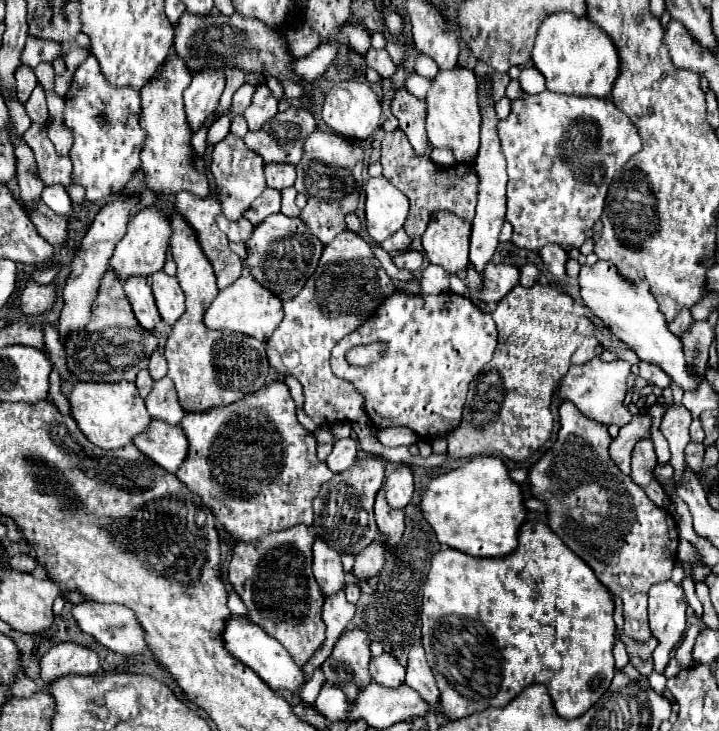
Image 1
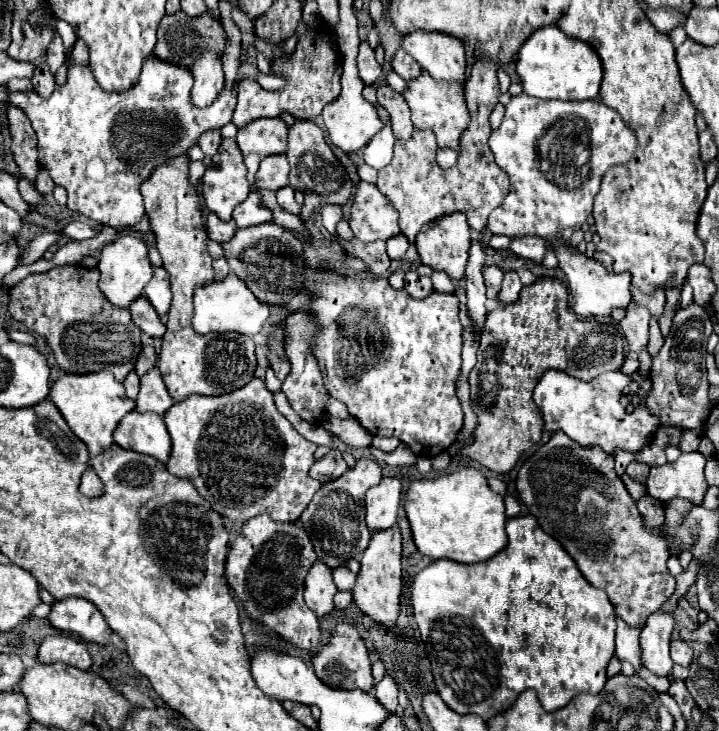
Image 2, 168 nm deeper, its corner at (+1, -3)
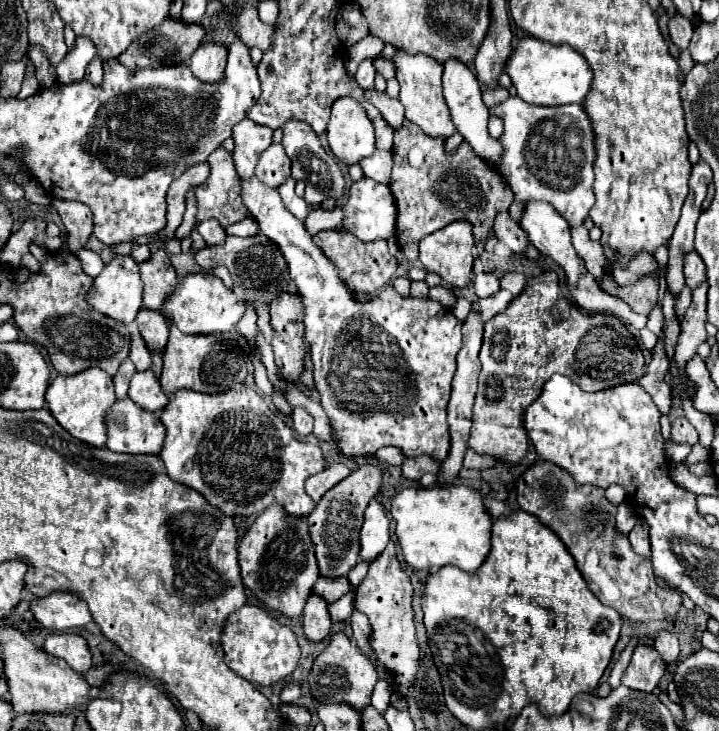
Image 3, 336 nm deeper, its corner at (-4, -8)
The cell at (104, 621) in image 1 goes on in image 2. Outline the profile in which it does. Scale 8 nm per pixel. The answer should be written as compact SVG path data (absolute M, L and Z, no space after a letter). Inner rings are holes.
M84 598L54 602L48 620L54 628L78 640L108 644L108 638L112 636L112 628L108 628L104 614Z

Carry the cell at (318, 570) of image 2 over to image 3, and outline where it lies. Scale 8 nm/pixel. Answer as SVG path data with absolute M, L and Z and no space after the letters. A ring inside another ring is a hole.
M309 595L305 609L303 609L303 635L305 639L313 641L313 643L321 643L329 631L331 631L331 619L329 619L329 611L327 611L327 603L317 597L317 595Z

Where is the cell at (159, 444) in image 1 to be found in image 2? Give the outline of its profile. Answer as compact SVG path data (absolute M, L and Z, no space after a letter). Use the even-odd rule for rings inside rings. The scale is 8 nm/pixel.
M130 412L120 420L114 442L122 448L148 454L160 462L168 462L172 440L168 436L168 428L164 424L164 418L160 414L142 414L142 412Z

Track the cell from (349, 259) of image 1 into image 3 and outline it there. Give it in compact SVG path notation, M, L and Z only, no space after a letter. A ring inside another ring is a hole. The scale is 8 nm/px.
M295 407L291 419L293 419L293 429L295 429L295 433L299 437L305 437L305 435L309 435L313 431L313 417L305 409Z

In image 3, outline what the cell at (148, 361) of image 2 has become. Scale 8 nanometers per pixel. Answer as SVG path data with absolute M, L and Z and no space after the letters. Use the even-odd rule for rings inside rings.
M135 331L131 335L131 353L129 353L129 359L135 363L137 371L145 371L151 367L151 351L147 349L143 337Z

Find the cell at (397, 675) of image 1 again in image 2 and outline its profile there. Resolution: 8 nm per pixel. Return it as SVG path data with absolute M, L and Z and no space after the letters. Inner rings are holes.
M384 674L384 678L374 686L374 696L390 712L396 712L396 708L398 708L398 684L394 682L394 678L390 674Z

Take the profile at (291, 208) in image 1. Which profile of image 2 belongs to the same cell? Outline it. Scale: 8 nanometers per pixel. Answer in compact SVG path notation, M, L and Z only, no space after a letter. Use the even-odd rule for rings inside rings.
M284 186L282 190L276 192L276 196L278 196L278 204L280 204L284 210L288 210L290 214L300 214L302 206L296 204L296 200L294 200L294 188L292 188L292 186Z

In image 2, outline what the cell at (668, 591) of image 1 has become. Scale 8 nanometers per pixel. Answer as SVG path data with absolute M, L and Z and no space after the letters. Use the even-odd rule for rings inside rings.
M656 610L652 616L648 616L648 622L640 632L642 662L656 676L668 676L672 672L670 642L674 626L676 626L674 610L670 612Z

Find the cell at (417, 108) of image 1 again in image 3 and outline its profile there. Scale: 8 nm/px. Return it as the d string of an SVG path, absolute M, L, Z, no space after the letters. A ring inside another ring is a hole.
M365 89L365 99L375 105L381 113L381 117L393 127L399 129L403 119L405 119L405 109L399 103L399 99L391 99L387 93L379 93L375 89Z

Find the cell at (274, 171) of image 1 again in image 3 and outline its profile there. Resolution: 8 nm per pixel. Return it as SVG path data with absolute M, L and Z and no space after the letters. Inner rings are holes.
M271 145L269 149L265 149L255 167L255 175L269 187L279 187L285 179L289 179L291 161L285 155L285 149L281 145Z

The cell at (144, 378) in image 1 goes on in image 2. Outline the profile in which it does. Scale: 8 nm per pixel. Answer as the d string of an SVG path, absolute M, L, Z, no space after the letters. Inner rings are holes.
M130 372L128 378L126 378L126 382L124 382L124 388L126 388L126 396L132 398L132 400L136 400L136 392L140 392L138 390L140 388L140 376L136 372Z

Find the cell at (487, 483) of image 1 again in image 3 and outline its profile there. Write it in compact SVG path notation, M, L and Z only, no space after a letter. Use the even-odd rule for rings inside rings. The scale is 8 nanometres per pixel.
M467 485L403 489L391 499L389 515L395 519L395 535L403 559L411 569L455 565L473 573L491 549L491 517L483 507L481 493Z

